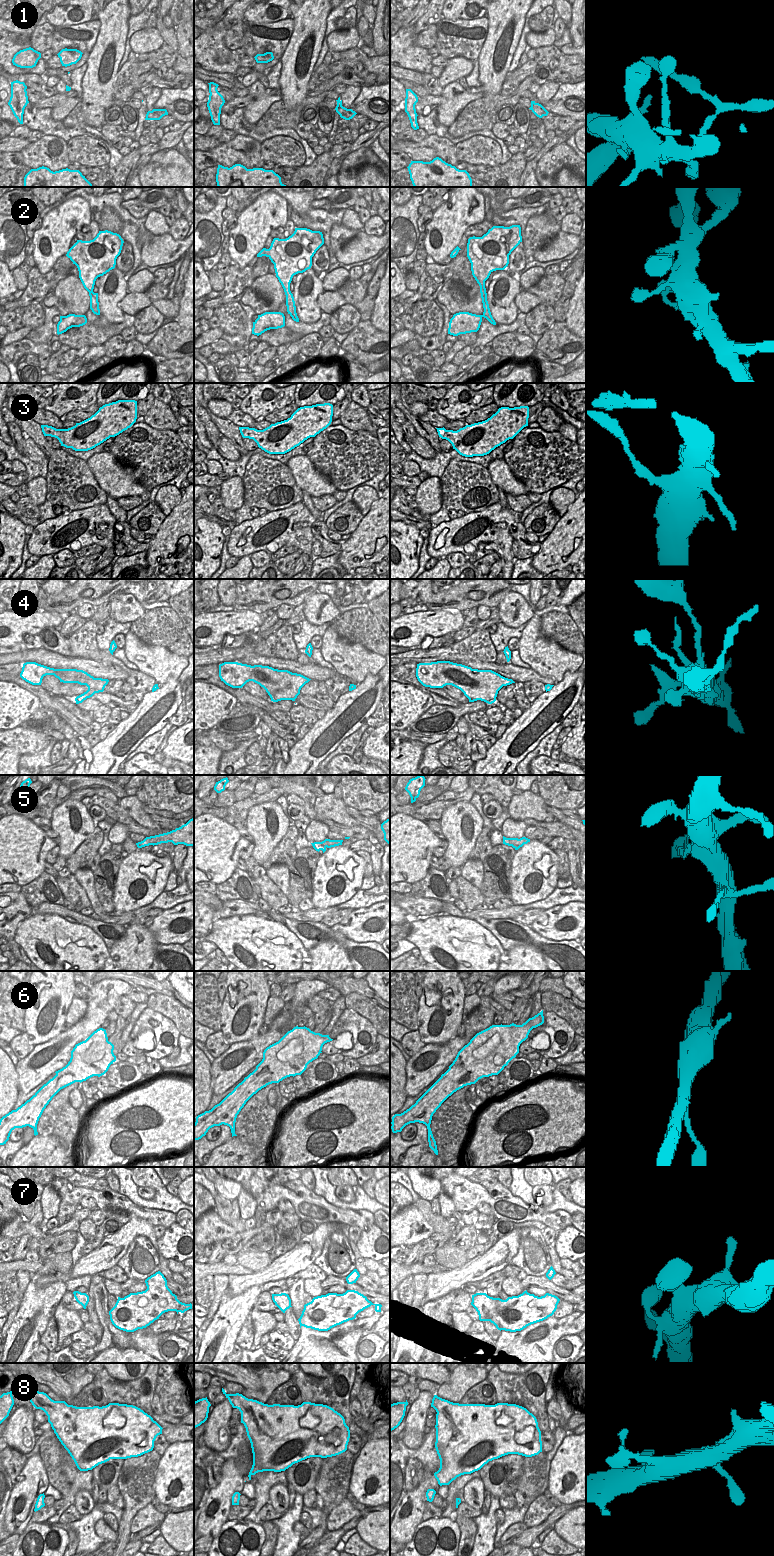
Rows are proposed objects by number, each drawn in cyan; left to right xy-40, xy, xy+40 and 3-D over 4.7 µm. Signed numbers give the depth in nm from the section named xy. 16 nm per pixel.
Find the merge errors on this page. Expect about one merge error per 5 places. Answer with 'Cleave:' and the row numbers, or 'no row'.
Cleave: 1

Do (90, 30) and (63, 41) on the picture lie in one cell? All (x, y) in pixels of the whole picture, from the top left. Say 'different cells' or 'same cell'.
same cell

